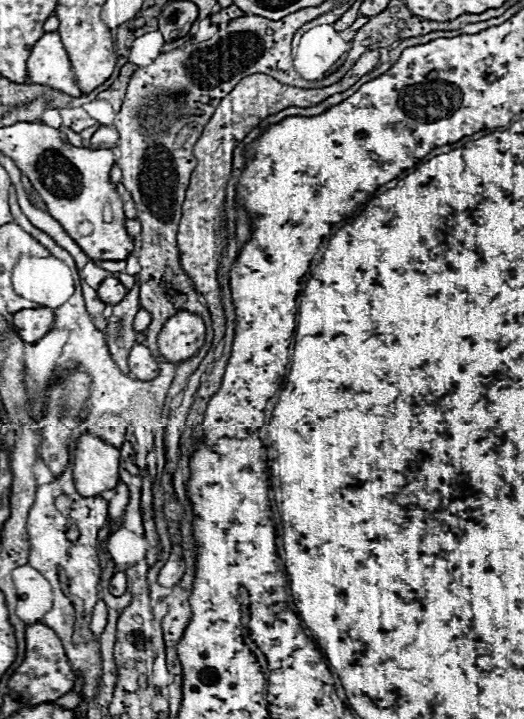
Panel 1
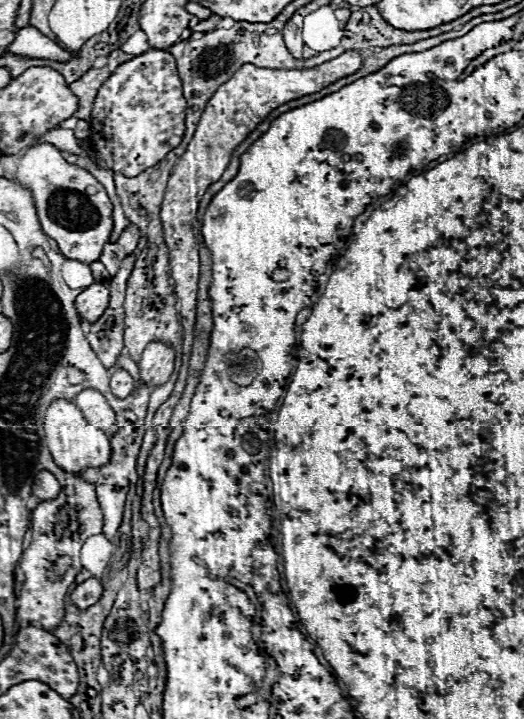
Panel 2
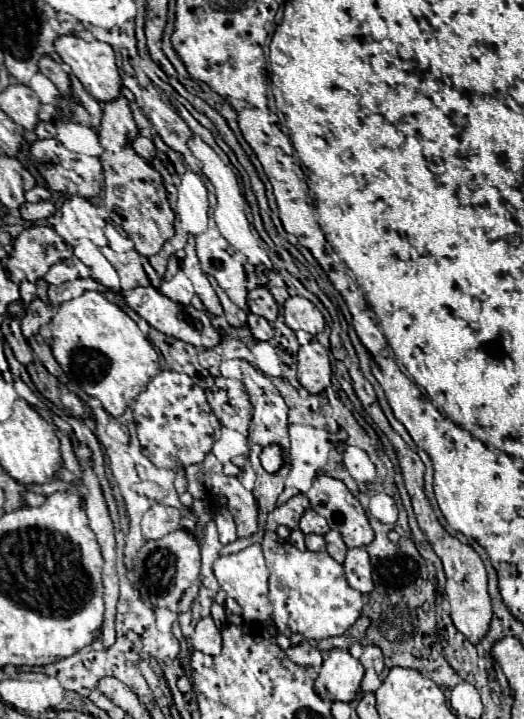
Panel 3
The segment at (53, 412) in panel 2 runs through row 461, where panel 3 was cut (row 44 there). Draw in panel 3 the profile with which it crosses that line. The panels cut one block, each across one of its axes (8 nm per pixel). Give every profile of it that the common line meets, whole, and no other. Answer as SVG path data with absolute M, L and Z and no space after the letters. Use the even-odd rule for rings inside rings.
M64 34L64 36L58 36L54 40L54 46L56 46L56 52L62 58L62 62L70 66L74 76L82 82L82 86L98 102L110 102L110 100L114 100L120 94L122 80L120 80L120 74L118 74L118 68L116 68L116 60L114 60L114 50L112 50L110 44L98 42L98 40L86 42L80 36L76 36L76 34Z

